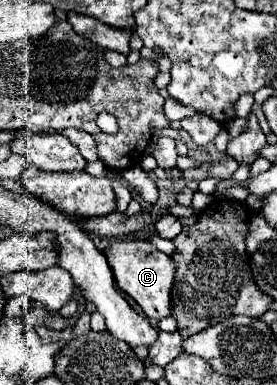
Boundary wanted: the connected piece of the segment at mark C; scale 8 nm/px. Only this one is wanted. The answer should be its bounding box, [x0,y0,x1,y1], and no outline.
[106,239,174,321]

